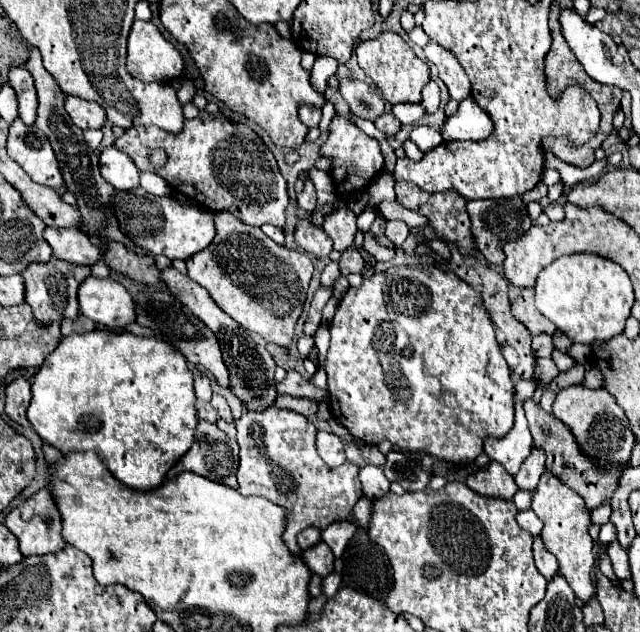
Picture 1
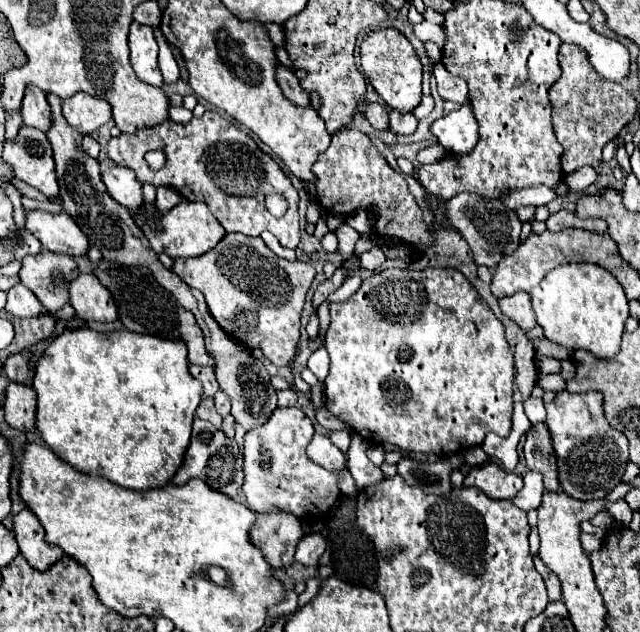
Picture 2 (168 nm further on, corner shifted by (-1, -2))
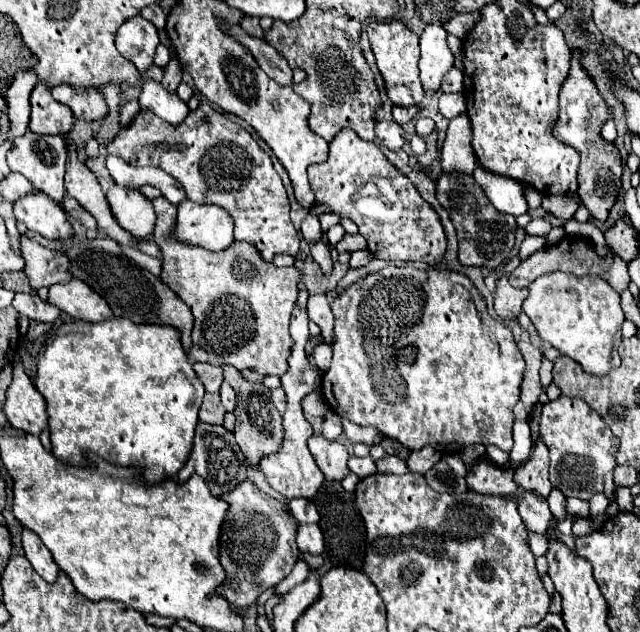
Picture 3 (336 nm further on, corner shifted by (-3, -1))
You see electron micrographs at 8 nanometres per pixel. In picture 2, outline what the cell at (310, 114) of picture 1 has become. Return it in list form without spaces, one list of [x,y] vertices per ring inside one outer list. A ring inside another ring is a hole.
[[[279,65],[279,85],[285,93],[285,97],[299,107],[309,107],[311,105],[311,97],[309,93],[299,85],[299,79],[283,65]]]

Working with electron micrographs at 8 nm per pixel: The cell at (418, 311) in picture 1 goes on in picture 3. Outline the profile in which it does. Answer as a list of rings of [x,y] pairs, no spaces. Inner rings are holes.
[[[387,266],[375,274],[369,274],[361,278],[359,282],[347,286],[331,304],[333,316],[335,316],[335,342],[333,342],[333,362],[331,368],[323,374],[323,386],[321,392],[329,406],[341,416],[347,418],[359,426],[375,426],[381,434],[387,438],[393,438],[401,442],[403,446],[411,450],[419,450],[423,446],[433,446],[439,452],[455,452],[463,446],[471,444],[497,444],[501,450],[509,452],[513,448],[513,406],[519,402],[519,386],[523,380],[523,370],[525,370],[525,360],[521,352],[517,350],[517,344],[513,340],[511,330],[493,320],[491,316],[483,314],[483,320],[479,316],[477,304],[475,304],[475,286],[471,280],[459,272],[449,272],[449,270],[415,270],[415,268],[397,268],[397,266]]]

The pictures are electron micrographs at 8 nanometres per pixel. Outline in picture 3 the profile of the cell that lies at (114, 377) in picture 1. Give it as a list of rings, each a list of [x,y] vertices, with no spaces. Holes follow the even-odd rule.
[[[109,318],[105,322],[89,324],[89,322],[76,321],[63,323],[54,330],[52,341],[49,346],[45,346],[37,364],[37,380],[35,380],[37,390],[43,394],[47,402],[47,412],[49,412],[49,430],[51,430],[51,444],[53,444],[53,454],[61,458],[63,462],[69,464],[85,464],[85,452],[93,452],[101,456],[103,460],[119,466],[141,466],[145,468],[145,478],[151,482],[159,482],[163,478],[175,476],[181,466],[189,458],[189,450],[193,446],[193,436],[195,436],[195,426],[197,426],[197,412],[203,402],[203,386],[201,380],[195,376],[191,364],[187,362],[187,354],[179,342],[177,330],[173,326],[157,326],[157,324],[135,324],[129,318]]]

